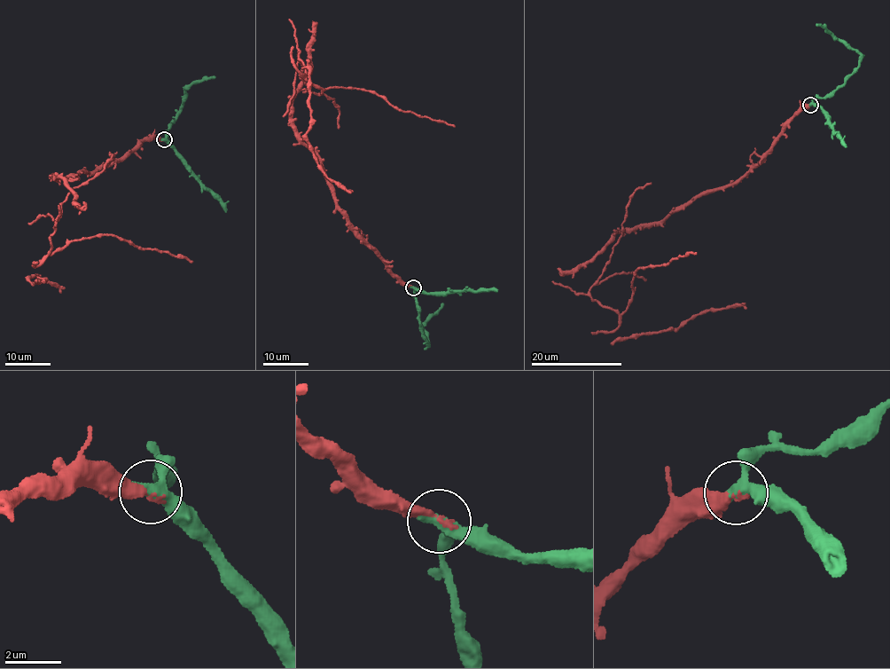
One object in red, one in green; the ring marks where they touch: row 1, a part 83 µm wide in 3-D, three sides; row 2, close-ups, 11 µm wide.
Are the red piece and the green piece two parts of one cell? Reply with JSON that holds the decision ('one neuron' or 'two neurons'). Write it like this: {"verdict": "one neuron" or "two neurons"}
{"verdict": "one neuron"}

